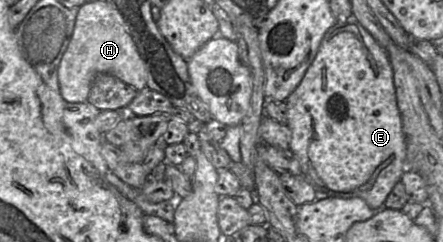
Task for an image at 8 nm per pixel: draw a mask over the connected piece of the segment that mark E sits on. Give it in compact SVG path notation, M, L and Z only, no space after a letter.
M354 18L345 22L336 22L323 37L318 52L307 69L304 77L295 90L286 99L287 104L287 125L292 133L290 149L297 156L303 175L310 183L330 197L362 198L370 208L377 211L384 207L386 198L397 182L401 180L406 171L406 136L402 127L401 115L397 106L393 69L387 53L377 43L373 36Z

